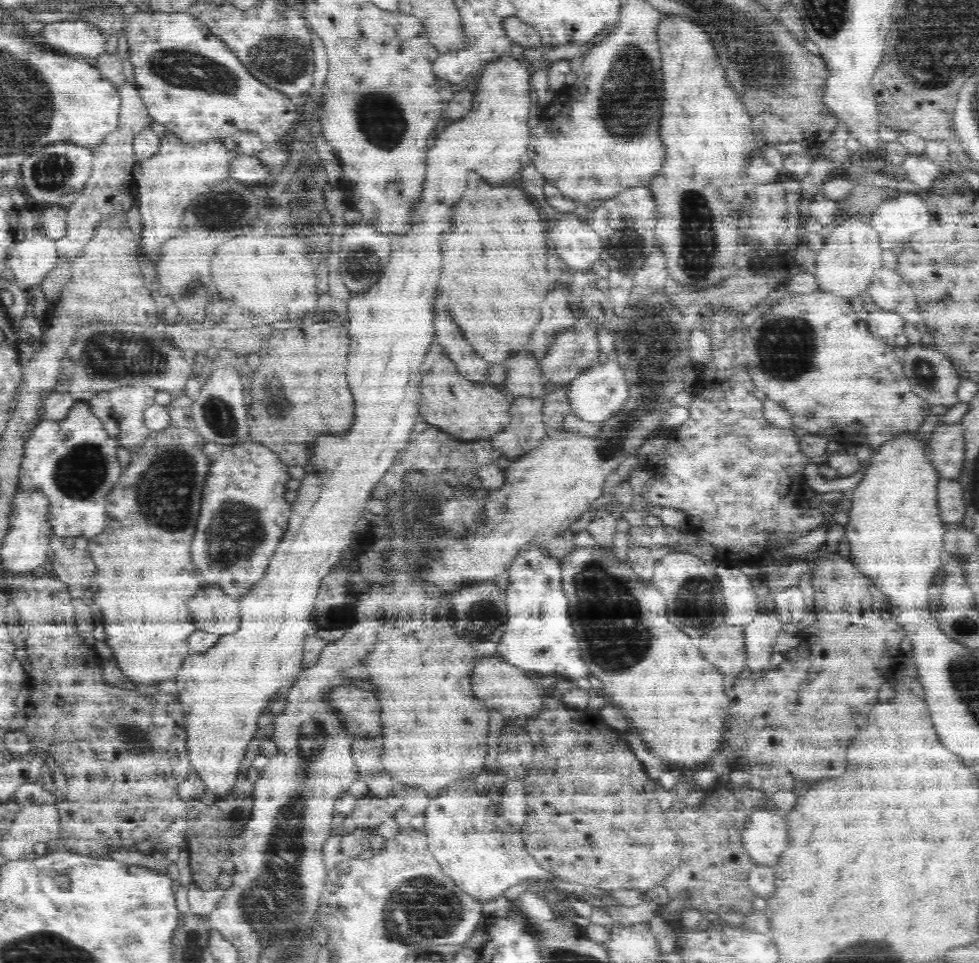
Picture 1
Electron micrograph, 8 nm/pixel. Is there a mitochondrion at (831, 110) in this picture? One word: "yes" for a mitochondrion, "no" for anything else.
no

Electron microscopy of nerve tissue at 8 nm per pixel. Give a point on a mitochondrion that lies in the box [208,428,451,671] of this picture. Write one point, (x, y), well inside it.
(415, 513)

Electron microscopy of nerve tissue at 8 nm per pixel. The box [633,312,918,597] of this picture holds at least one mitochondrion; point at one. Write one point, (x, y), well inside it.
(772, 357)

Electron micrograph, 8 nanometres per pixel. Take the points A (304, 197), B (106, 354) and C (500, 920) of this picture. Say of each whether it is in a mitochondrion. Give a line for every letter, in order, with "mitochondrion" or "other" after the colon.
A: mitochondrion
B: mitochondrion
C: other

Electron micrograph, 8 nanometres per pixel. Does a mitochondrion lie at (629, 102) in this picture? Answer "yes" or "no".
yes

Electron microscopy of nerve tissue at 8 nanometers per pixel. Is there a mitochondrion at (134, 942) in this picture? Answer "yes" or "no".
no

